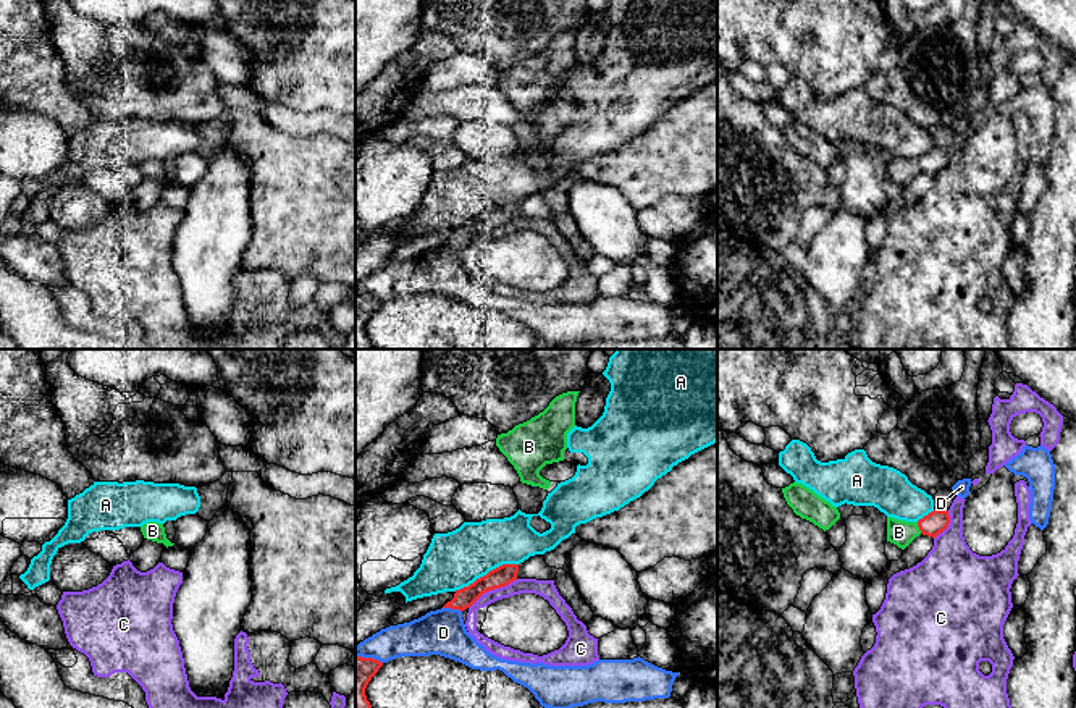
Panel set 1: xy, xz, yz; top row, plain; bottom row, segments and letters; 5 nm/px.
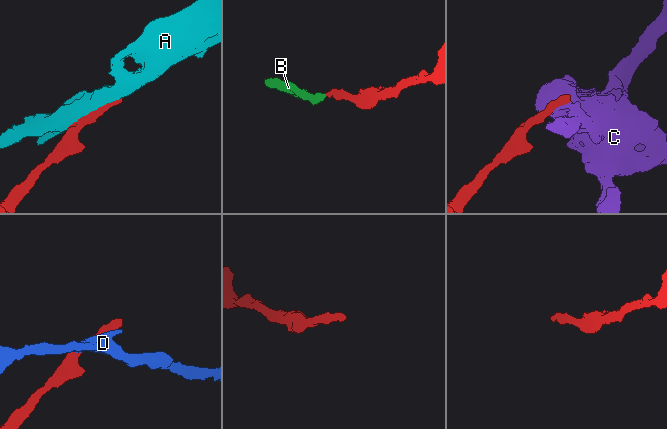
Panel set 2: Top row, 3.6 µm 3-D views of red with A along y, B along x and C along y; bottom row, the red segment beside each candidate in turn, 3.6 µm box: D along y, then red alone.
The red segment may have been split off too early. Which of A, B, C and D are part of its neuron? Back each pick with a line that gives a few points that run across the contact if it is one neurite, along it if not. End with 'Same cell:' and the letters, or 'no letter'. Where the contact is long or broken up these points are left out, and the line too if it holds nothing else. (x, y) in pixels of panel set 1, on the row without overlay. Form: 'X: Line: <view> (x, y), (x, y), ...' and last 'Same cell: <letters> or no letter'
Same cell: B

